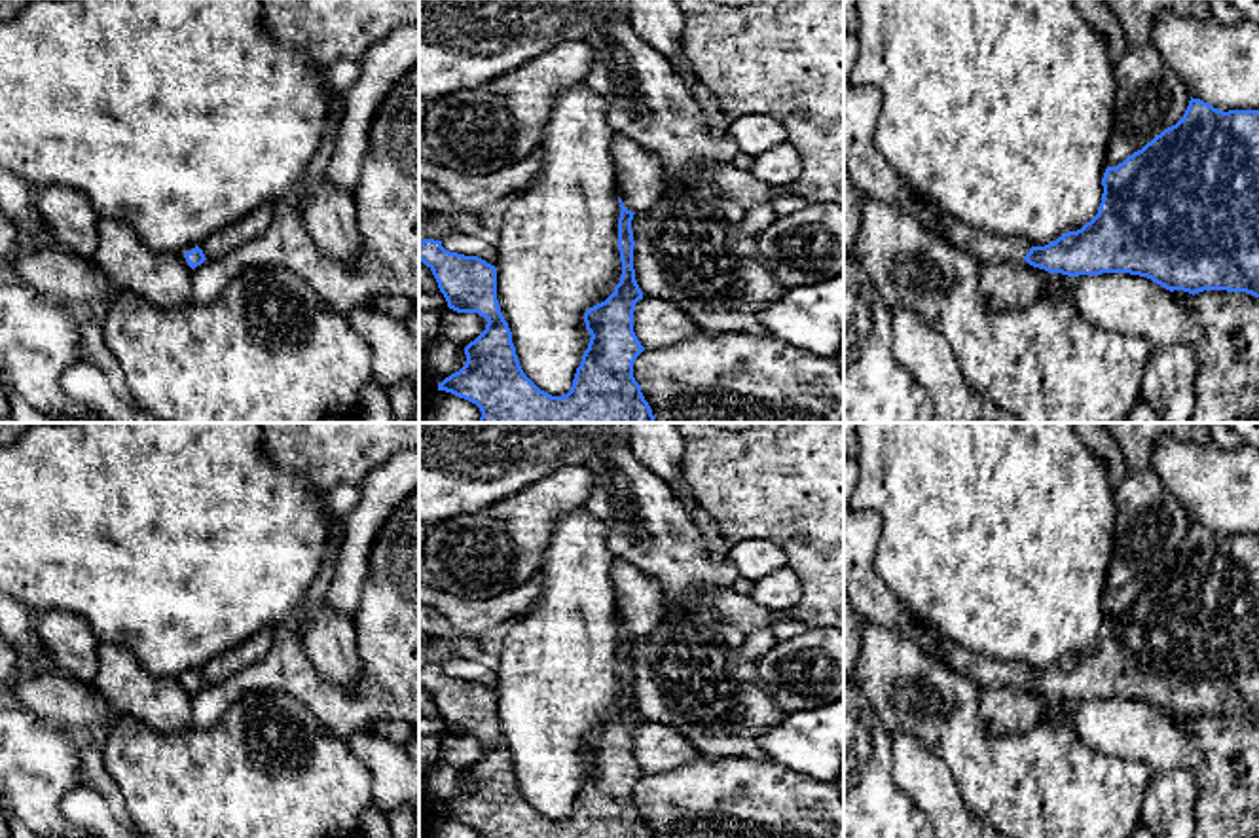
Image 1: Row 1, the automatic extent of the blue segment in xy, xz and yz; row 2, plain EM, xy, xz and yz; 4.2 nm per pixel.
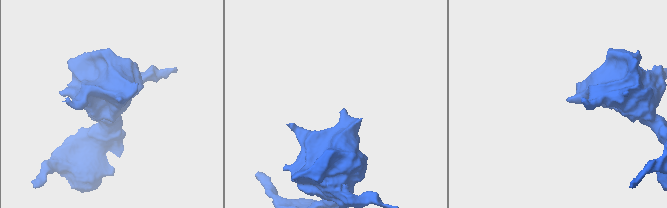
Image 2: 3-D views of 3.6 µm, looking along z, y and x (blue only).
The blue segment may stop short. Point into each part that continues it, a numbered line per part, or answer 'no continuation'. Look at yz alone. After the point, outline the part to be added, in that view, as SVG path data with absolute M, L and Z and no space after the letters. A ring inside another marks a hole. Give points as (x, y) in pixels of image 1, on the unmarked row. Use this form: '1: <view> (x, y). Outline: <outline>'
1: yz (986, 672). Outline: M937 631L935 637L939 662L954 671L973 677L980 686L1018 684L1031 673L1022 664L1005 664L967 650L942 639Z

